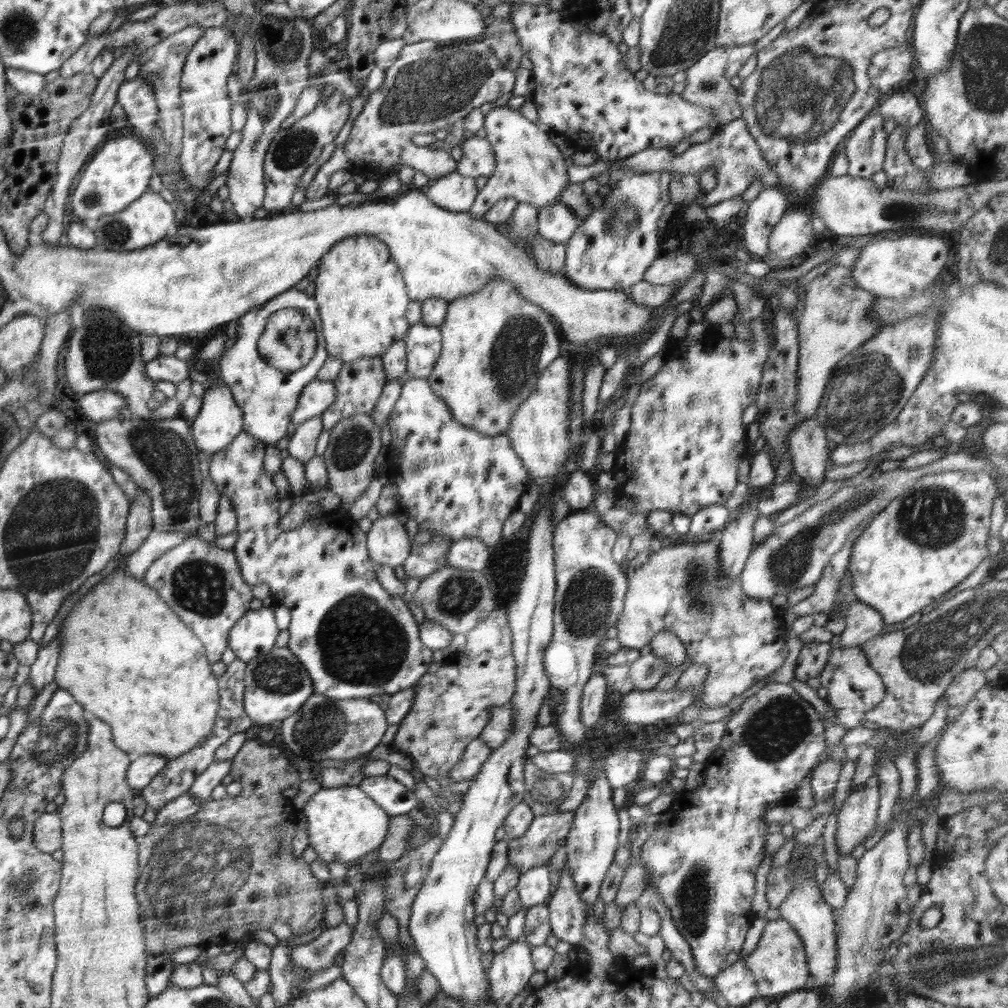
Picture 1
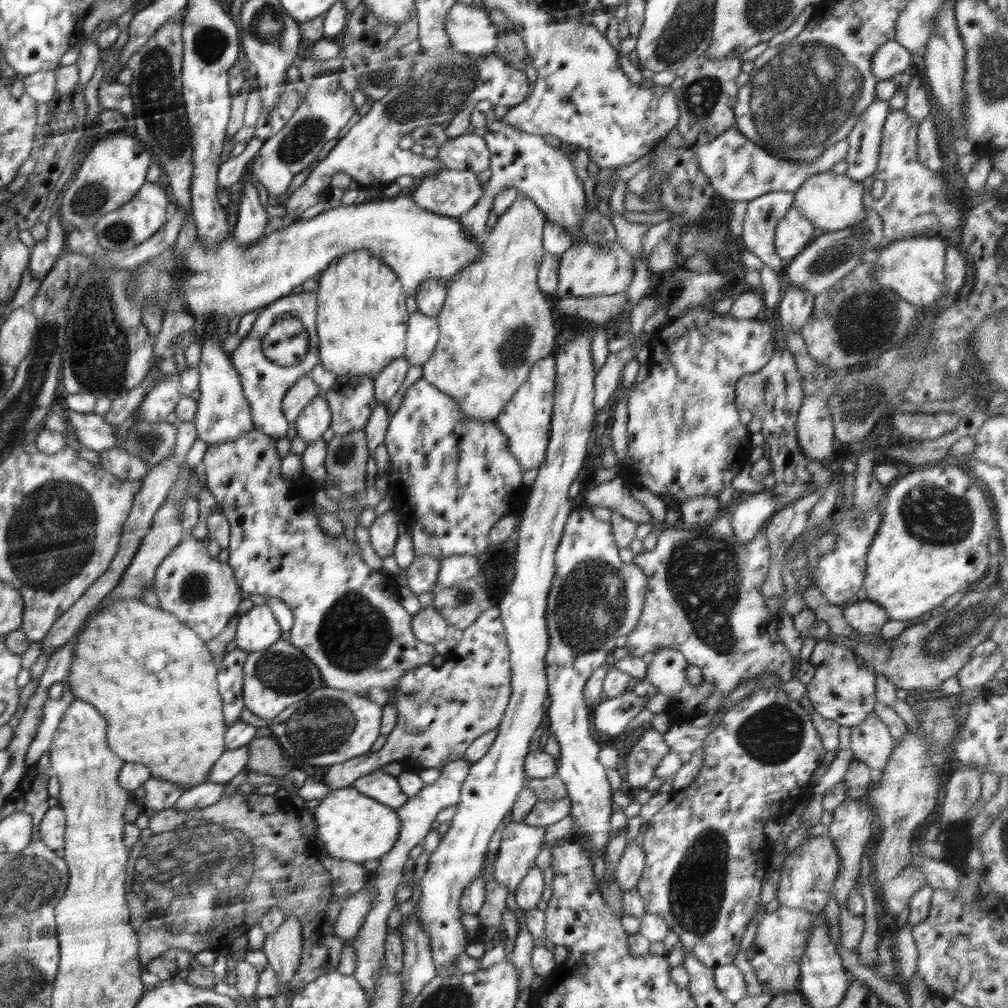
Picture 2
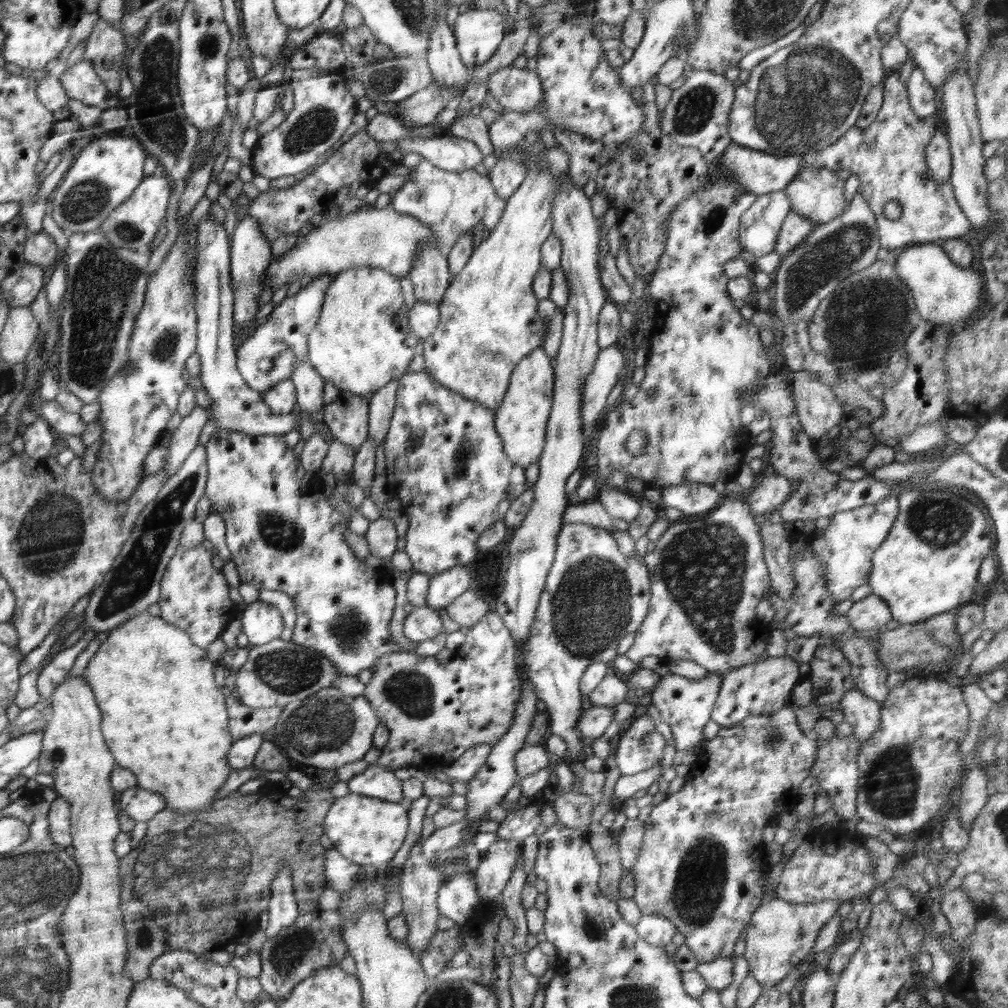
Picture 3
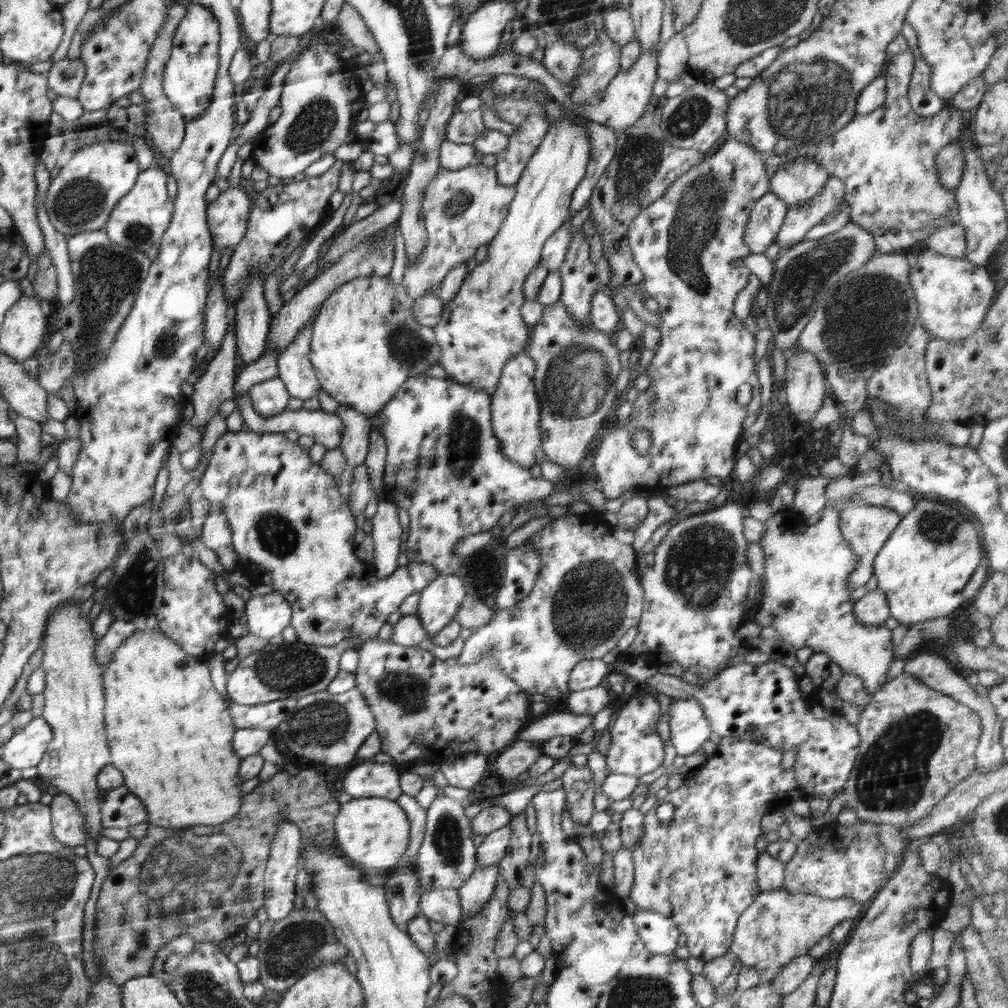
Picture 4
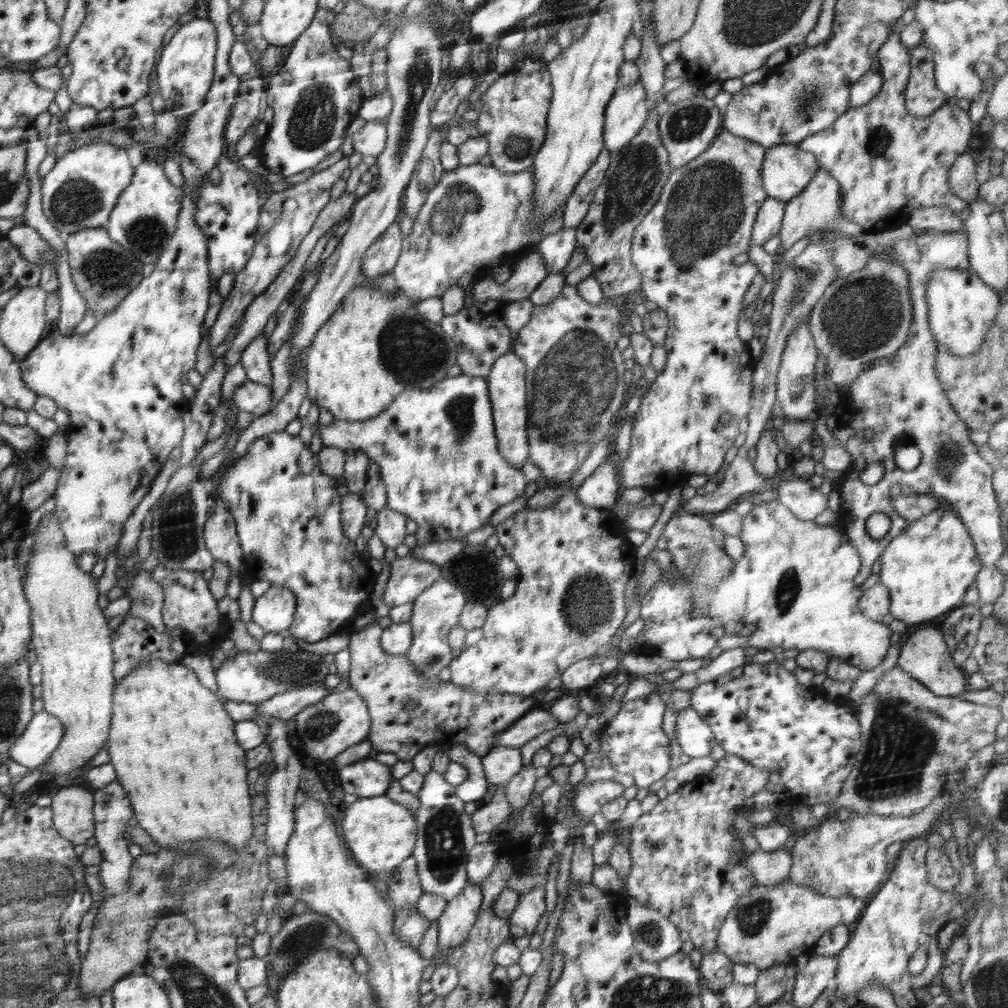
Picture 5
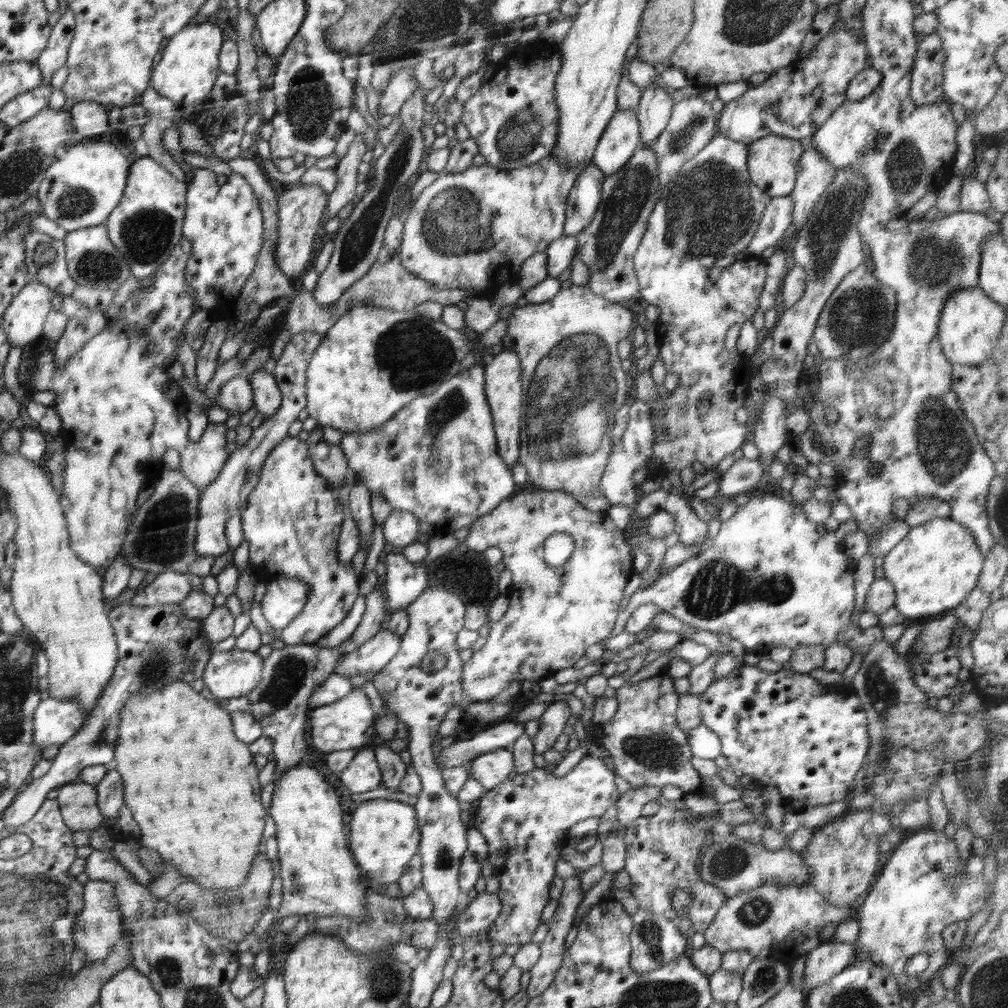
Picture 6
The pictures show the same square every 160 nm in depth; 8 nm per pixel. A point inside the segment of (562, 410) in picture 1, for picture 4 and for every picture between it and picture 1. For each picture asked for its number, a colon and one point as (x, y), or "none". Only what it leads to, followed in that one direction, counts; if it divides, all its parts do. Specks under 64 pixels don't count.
2: (525, 420)
3: (520, 419)
4: (515, 411)

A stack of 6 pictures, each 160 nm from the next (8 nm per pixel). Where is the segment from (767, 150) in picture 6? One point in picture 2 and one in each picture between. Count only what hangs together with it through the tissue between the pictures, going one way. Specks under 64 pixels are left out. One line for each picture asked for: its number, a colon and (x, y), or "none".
2: (831, 201)
3: (817, 193)
4: (799, 181)
5: (786, 169)

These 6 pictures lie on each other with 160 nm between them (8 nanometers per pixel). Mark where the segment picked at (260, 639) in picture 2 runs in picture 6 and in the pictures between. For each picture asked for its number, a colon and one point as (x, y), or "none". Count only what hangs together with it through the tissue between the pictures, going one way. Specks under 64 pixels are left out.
3: (262, 623)
4: (267, 616)
5: (275, 610)
6: (285, 598)

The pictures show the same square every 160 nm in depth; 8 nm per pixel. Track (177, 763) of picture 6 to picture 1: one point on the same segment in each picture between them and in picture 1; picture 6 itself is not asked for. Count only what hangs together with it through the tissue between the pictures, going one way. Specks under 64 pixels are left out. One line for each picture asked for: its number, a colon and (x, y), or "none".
1: (127, 658)
2: (152, 677)
3: (162, 714)
4: (170, 731)
5: (173, 746)

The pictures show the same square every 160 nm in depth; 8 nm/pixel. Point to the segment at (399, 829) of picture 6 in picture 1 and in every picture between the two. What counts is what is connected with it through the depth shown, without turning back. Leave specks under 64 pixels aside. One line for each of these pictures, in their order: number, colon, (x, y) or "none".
1: (344, 823)
2: (351, 826)
3: (369, 831)
4: (373, 832)
5: (380, 833)

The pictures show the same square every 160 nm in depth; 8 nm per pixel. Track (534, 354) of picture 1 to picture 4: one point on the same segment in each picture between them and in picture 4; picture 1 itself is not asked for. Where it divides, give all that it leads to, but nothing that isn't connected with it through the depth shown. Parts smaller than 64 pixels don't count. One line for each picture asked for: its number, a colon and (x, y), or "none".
2: (495, 323)
3: (488, 321)
4: (481, 329)

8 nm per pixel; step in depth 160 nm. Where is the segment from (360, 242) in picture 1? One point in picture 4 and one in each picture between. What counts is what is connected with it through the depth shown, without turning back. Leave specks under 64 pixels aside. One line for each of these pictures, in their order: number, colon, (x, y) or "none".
2: (361, 323)
3: (362, 341)
4: (365, 343)

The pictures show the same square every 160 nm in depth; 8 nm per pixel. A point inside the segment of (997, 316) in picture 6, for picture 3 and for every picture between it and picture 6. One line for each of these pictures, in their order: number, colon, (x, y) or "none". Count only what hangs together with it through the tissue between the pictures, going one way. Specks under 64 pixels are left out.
3: (945, 294)
4: (953, 295)
5: (961, 309)

